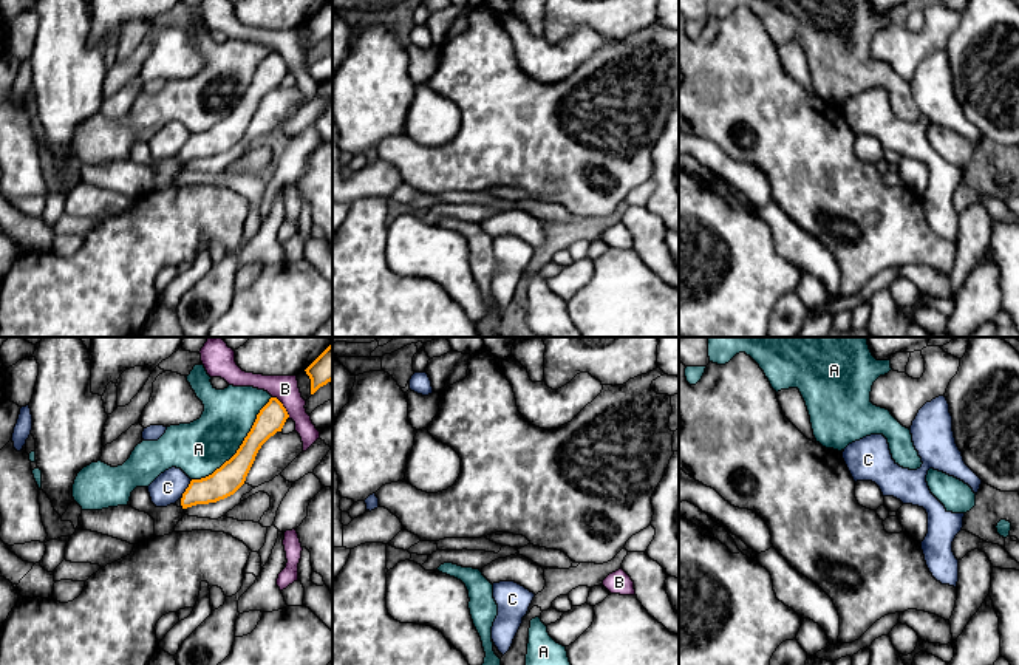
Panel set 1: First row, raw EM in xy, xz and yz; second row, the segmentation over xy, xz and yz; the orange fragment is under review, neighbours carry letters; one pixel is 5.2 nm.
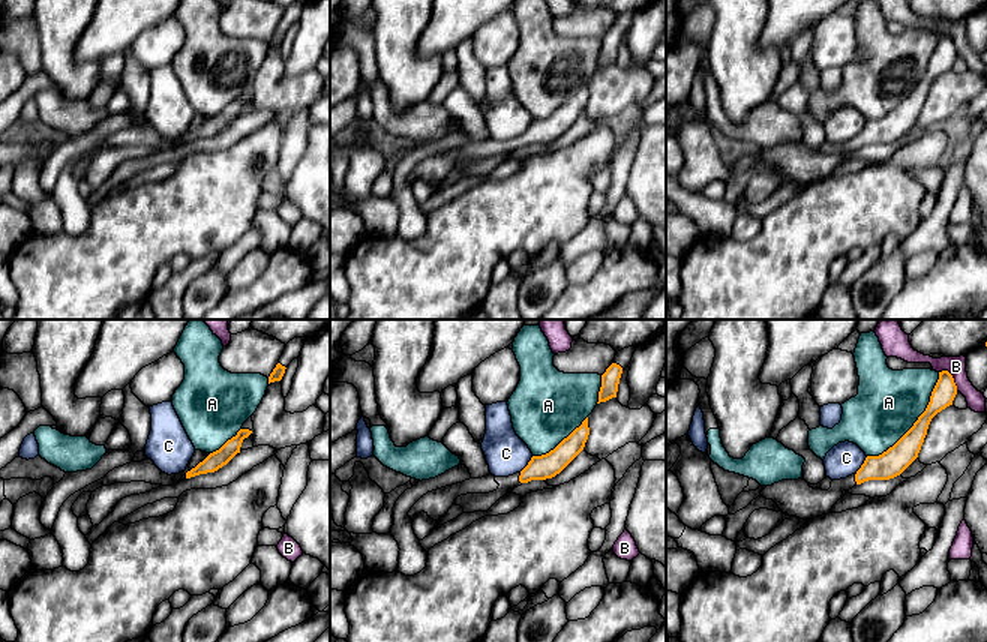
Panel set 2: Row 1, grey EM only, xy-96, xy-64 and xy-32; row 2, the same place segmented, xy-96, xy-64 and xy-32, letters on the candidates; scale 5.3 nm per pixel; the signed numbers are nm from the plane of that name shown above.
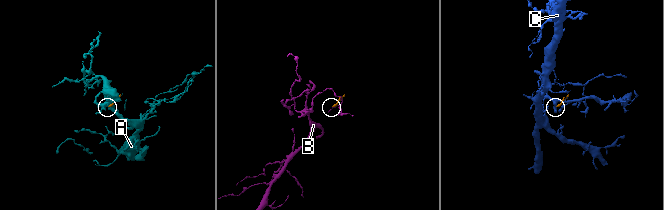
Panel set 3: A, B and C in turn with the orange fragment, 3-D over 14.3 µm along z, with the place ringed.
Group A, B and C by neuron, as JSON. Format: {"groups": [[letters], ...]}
{"groups": [["A"], ["B"], ["C"]]}

